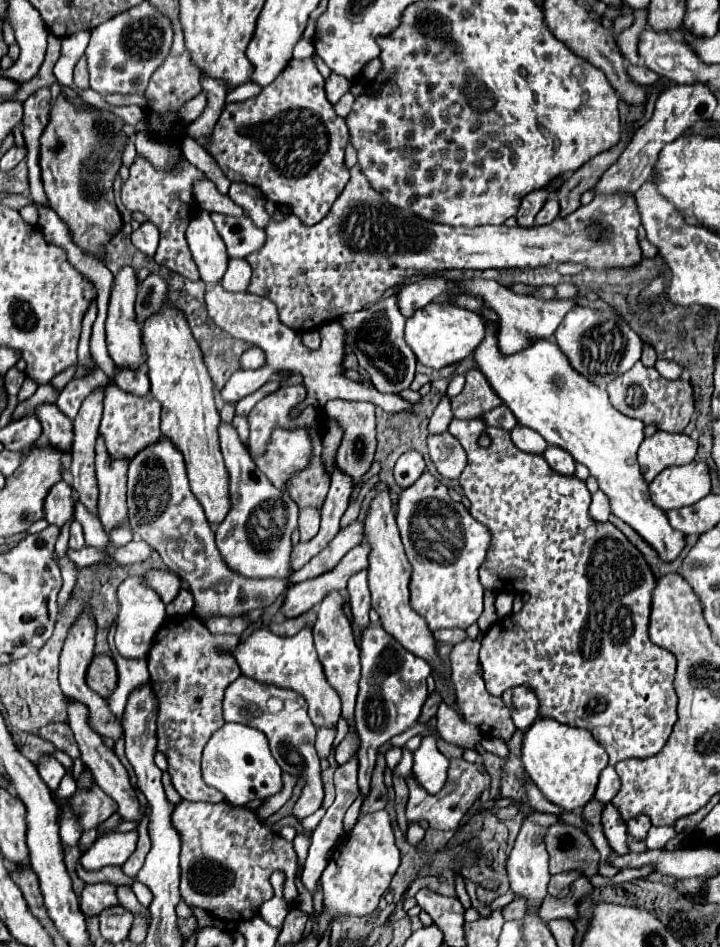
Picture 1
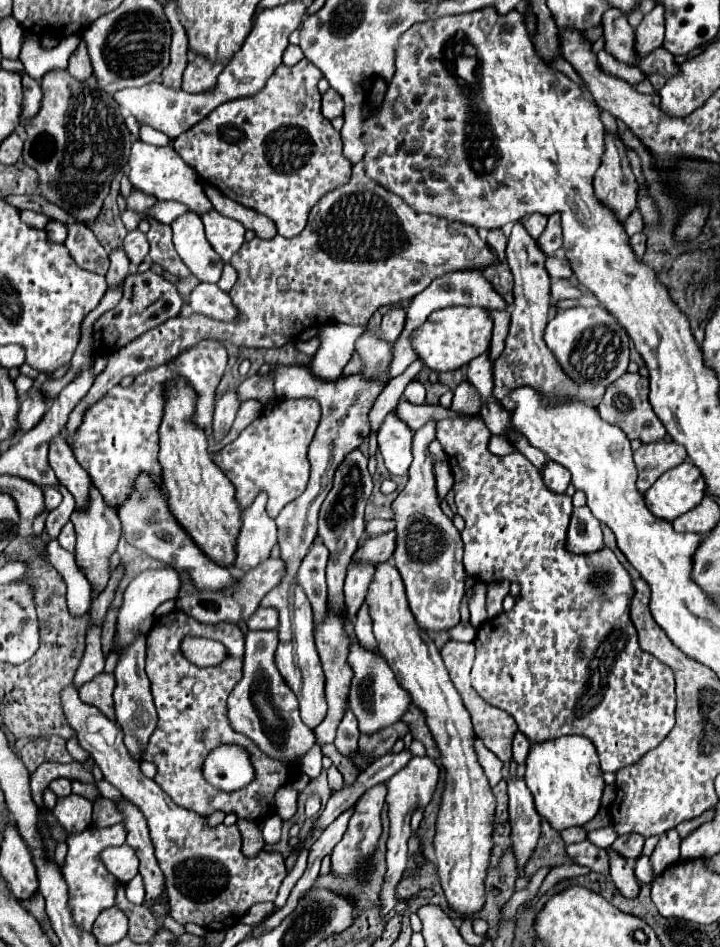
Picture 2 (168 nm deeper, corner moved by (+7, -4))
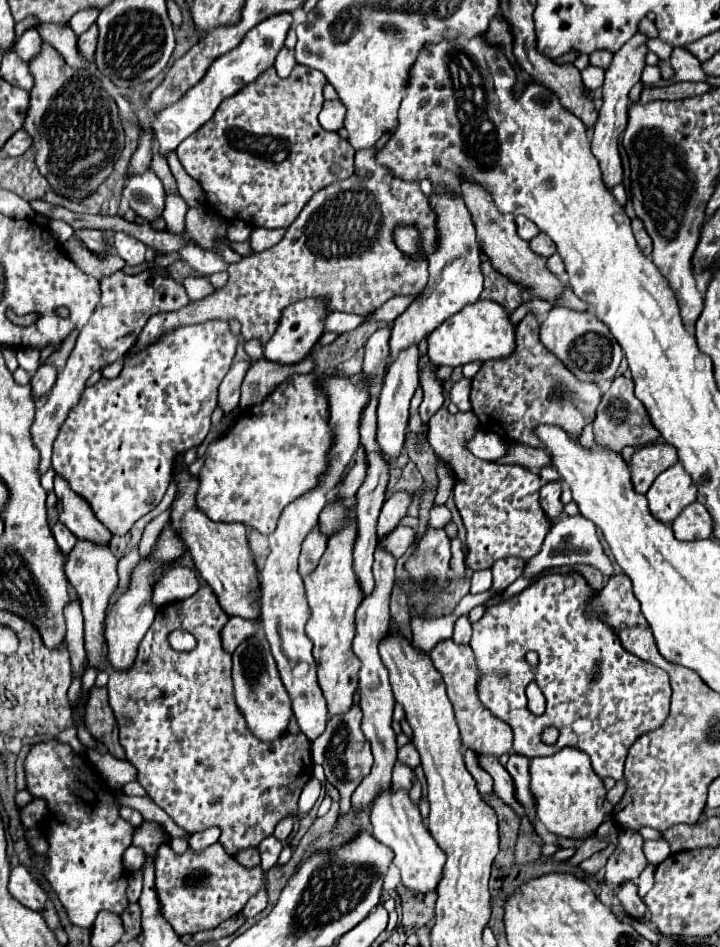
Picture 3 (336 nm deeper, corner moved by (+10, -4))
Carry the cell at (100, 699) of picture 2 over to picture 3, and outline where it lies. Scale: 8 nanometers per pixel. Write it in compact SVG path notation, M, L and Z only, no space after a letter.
M94 686L88 692L86 704L84 704L84 722L90 734L102 742L108 752L120 760L124 760L124 748L118 742L118 726L116 716L108 704L108 690Z

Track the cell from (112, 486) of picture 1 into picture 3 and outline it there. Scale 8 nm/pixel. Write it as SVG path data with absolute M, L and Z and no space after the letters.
M78 540L78 544L72 548L72 554L68 556L66 562L66 576L68 582L72 584L74 592L78 594L82 602L82 612L84 612L84 638L86 638L86 652L90 666L96 666L100 670L108 668L108 656L106 656L106 642L104 642L104 618L106 618L106 606L116 590L118 584L118 574L116 574L118 558L112 554L110 546L92 546L90 542Z

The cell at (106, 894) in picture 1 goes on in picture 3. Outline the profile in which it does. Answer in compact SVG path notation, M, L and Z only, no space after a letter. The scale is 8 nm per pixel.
M56 740L36 744L30 750L30 754L24 762L24 768L26 768L28 790L32 792L34 798L44 798L48 802L48 808L50 808L50 822L46 826L50 850L46 852L48 866L44 868L44 874L46 874L52 890L58 894L64 910L68 912L70 922L74 926L90 928L100 910L122 914L122 910L128 906L128 900L126 900L128 874L124 872L120 862L122 862L124 850L132 842L132 830L134 828L132 828L132 824L128 824L126 820L120 818L118 806L114 804L114 800L108 792L108 786L102 780L92 780L98 776L84 762L84 758L74 754L68 744L60 744Z

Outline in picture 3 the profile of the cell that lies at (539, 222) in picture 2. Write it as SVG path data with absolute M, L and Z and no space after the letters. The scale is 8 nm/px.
M516 216L516 226L518 226L518 234L524 240L532 240L540 230L536 230L536 224L524 216Z

